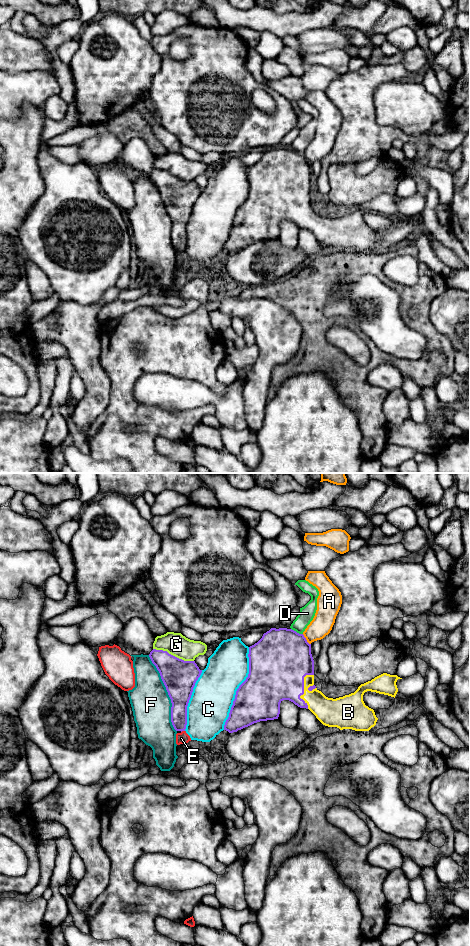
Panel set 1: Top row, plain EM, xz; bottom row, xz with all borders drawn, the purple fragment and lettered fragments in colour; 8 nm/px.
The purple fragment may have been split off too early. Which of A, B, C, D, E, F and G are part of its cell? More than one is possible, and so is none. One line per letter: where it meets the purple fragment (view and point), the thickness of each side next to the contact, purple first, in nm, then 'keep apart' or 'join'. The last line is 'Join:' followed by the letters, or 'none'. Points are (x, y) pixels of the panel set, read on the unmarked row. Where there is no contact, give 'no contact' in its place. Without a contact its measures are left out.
A: contact xz (305, 159); calibres 460 and 170 nm; keep apart
B: contact xz (303, 208); calibres 440 and 200 nm; join
C: contact xz (238, 208); calibres 360 and 340 nm; keep apart
D: contact xz (296, 152); calibres 460 and 120 nm; keep apart
E: contact xz (182, 250); calibres 140 and 100 nm; keep apart
F: contact xz (168, 213); calibres 280 and 320 nm; keep apart
G: contact xz (172, 175); calibres 280 and 180 nm; keep apart
Join: B

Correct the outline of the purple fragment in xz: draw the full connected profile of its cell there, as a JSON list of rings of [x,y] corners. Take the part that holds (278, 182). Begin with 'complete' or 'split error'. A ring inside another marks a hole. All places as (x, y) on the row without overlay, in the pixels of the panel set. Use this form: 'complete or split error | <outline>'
split error | [[[271,148],[262,158],[249,167],[249,194],[236,211],[229,237],[224,250],[237,252],[260,241],[278,239],[280,223],[289,220],[300,228],[309,229],[325,246],[340,250],[369,251],[376,245],[378,238],[373,229],[365,225],[363,215],[367,211],[396,216],[396,202],[402,199],[397,195],[383,193],[371,201],[361,204],[349,215],[336,219],[326,217],[314,205],[314,180],[309,164],[303,154],[292,149]]]

